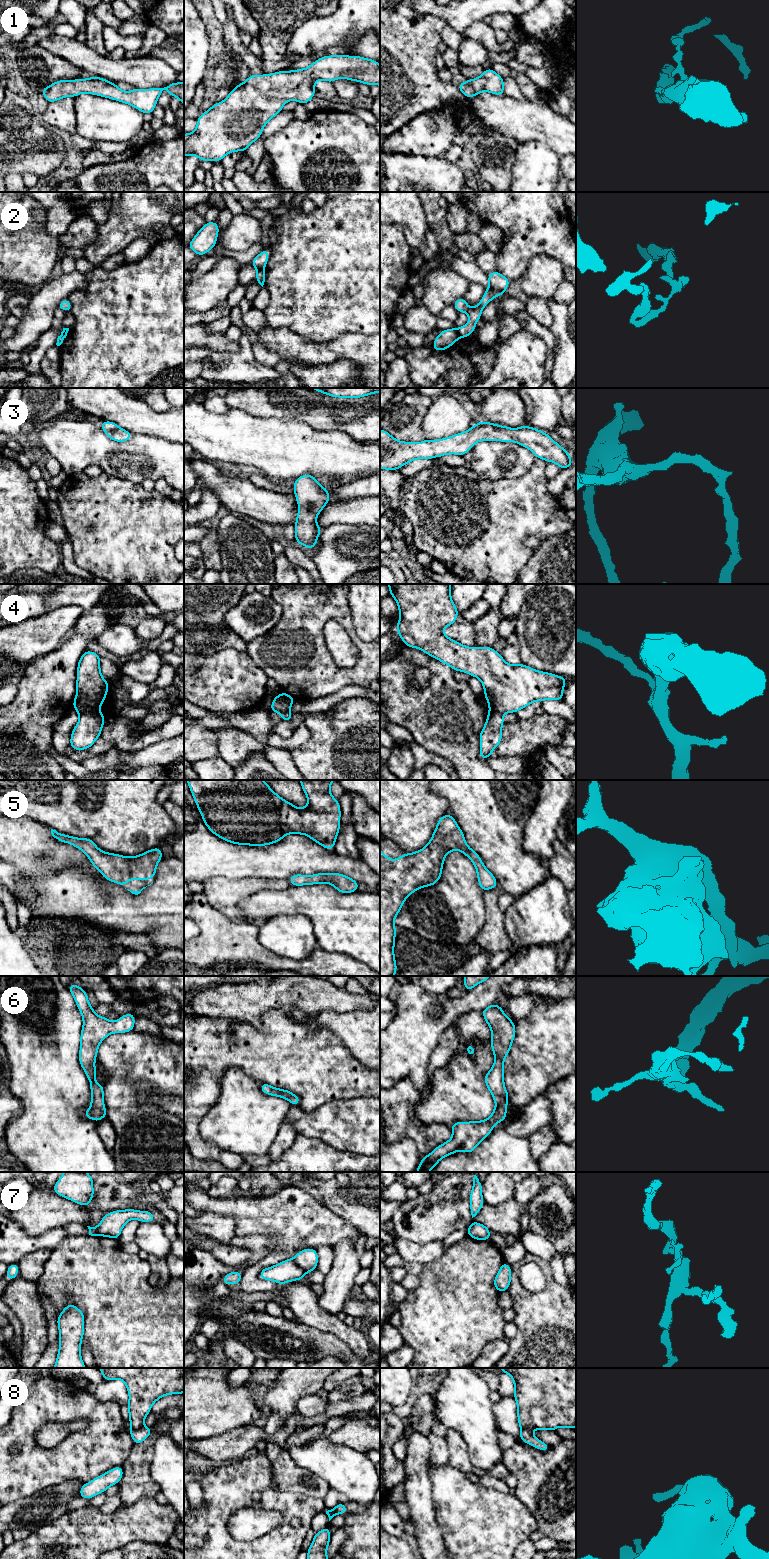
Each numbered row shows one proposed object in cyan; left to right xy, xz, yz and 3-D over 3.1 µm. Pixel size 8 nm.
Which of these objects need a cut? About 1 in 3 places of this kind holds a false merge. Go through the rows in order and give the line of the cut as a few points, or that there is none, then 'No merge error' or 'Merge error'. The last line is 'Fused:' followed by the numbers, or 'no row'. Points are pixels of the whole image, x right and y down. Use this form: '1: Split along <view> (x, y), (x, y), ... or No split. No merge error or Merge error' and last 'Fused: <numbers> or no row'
1: No split. No merge error
2: Split along yz (455, 328), (459, 336). Merge error
3: No split. No merge error
4: Split along xy (98, 709), (79, 713). Merge error
5: No split. No merge error
6: No split. No merge error
7: Split along xz (292, 1259), (306, 1272). Merge error
8: Split along xy (142, 1425), (137, 1429), (132, 1429). Merge error
Fused: 2, 4, 7, 8

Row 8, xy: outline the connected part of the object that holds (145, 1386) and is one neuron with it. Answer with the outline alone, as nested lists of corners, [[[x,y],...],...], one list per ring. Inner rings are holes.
[[[99,1368],[104,1381],[122,1380],[129,1393],[127,1408],[131,1428],[138,1430],[143,1426],[145,1417],[151,1412],[152,1405],[161,1397],[184,1393],[184,1368]]]

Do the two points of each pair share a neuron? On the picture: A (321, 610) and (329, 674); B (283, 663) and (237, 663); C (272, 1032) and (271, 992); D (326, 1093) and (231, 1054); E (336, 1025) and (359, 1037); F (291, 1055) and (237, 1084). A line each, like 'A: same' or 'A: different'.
A: same
B: different
C: different
D: same
E: same
F: different

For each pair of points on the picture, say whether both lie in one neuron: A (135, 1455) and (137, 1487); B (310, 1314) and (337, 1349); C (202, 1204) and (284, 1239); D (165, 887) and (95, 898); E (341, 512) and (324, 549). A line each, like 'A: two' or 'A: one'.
A: one
B: two
C: one
D: one
E: two

